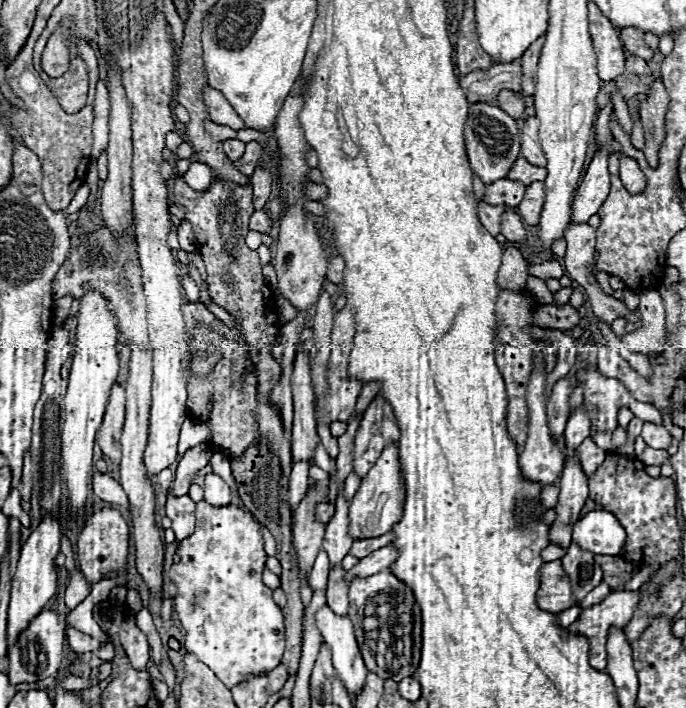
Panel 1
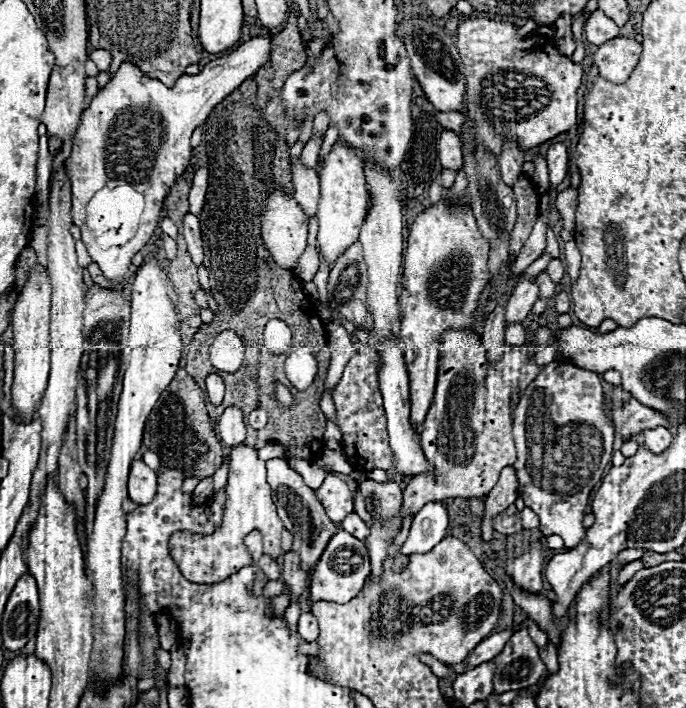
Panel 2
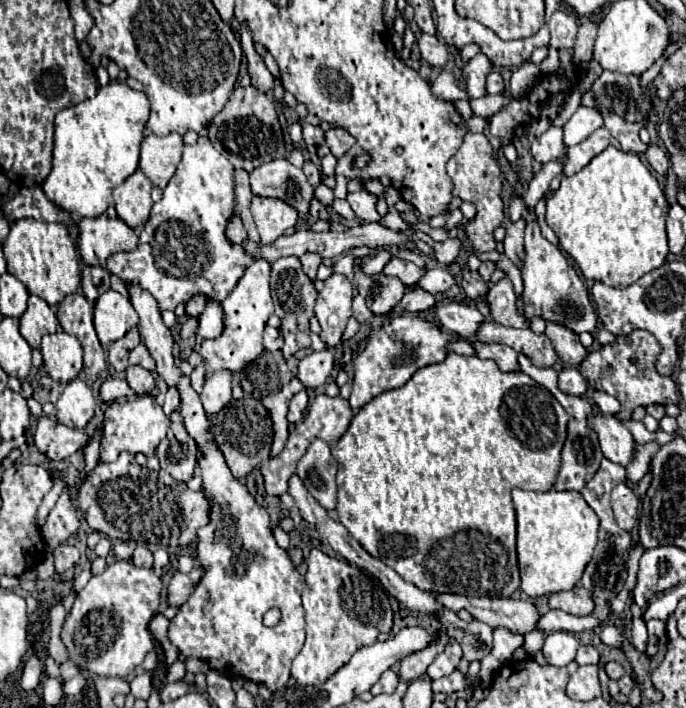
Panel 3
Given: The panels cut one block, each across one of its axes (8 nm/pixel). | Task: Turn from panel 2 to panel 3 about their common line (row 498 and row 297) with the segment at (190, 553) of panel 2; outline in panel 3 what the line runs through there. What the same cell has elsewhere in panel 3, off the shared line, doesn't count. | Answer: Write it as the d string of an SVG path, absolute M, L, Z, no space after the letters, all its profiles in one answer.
M256 260L252 266L246 268L244 276L238 280L236 288L226 296L226 300L220 302L224 310L224 330L216 340L204 340L200 344L200 356L206 364L206 378L210 378L210 374L218 370L230 370L236 376L254 358L262 354L264 350L262 332L264 332L266 320L274 312L268 282L270 282L270 264L266 260Z

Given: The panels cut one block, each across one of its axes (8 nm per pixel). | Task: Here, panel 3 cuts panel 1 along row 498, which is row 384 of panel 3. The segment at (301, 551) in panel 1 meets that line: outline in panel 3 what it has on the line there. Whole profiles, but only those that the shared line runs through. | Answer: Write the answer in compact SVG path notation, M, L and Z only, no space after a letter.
M332 350L312 352L300 360L296 378L304 384L304 388L318 388L328 382L332 368L334 368L334 352Z

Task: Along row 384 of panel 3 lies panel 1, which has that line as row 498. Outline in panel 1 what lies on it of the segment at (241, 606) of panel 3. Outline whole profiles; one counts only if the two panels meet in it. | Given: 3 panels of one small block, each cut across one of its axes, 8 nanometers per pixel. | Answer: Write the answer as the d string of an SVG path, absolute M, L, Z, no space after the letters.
M168 496L166 516L172 520L172 530L176 532L178 542L190 536L190 532L194 532L196 528L194 508L196 508L196 502L192 502L190 496L178 496L178 498Z

